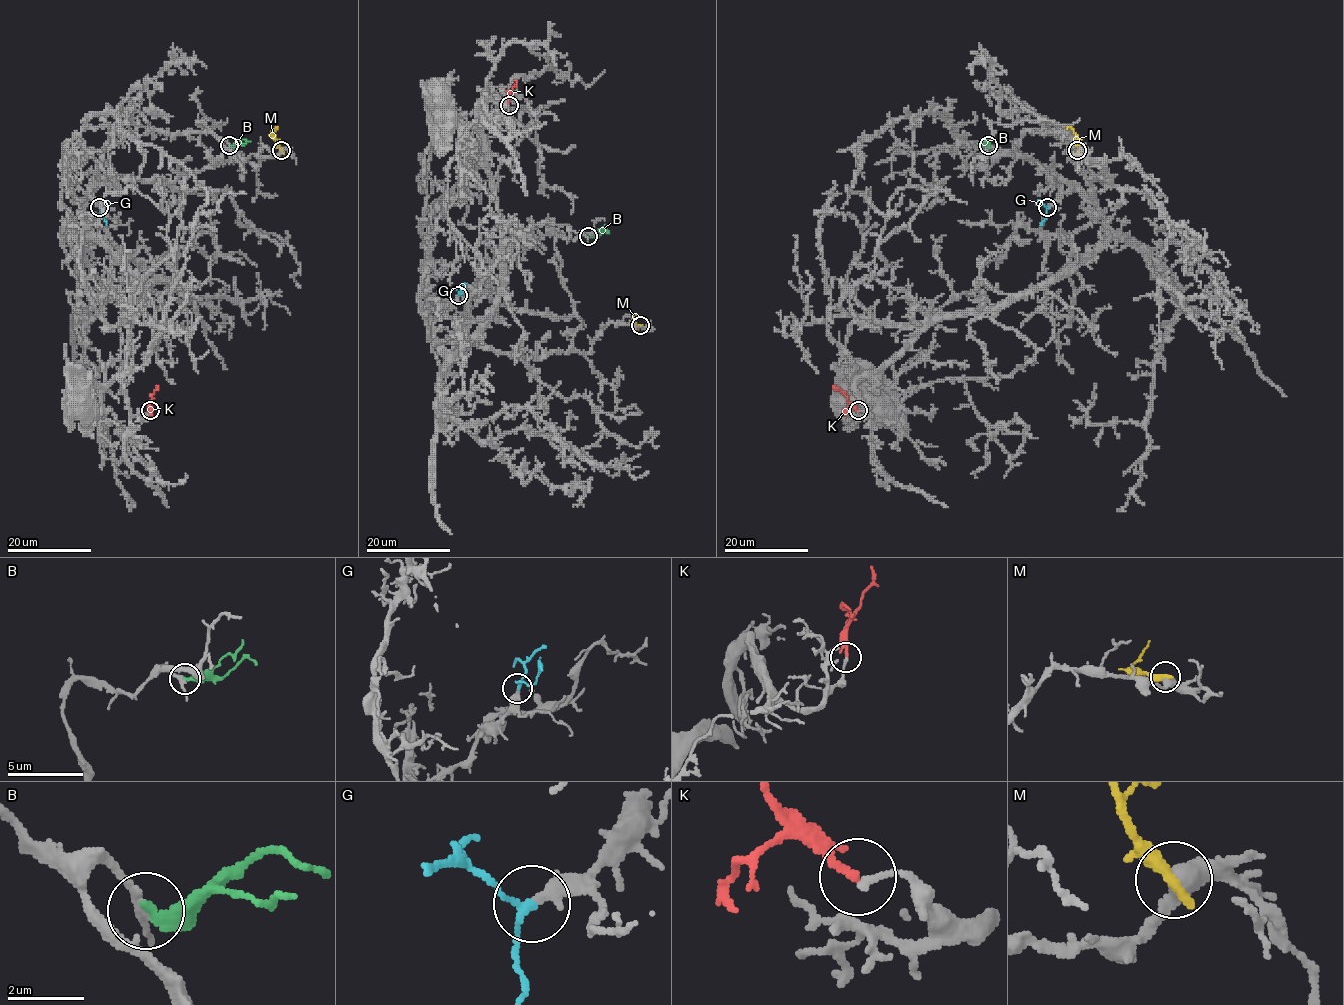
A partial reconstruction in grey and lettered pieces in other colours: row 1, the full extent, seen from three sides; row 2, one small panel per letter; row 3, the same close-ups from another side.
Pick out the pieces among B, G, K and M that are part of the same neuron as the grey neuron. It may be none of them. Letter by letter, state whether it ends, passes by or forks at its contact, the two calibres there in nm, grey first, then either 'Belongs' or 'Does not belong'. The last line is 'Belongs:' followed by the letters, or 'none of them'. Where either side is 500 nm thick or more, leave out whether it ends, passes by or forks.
B: It ends there. Thickness 160 nm (grey) against 320 nm. Does not belong
G: It passes by. Thickness 360 nm (grey) against 150 nm. Belongs
K: It passes by. Thickness 150 nm (grey) against 130 nm. Does not belong
M: It ends there. Thickness 420 nm (grey) against 420 nm. Does not belong
Belongs: G

